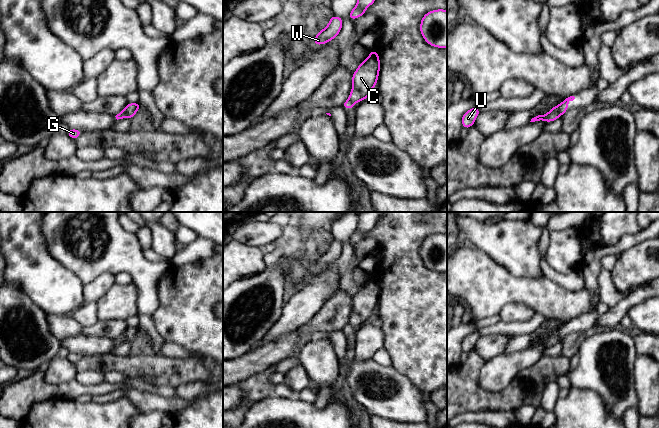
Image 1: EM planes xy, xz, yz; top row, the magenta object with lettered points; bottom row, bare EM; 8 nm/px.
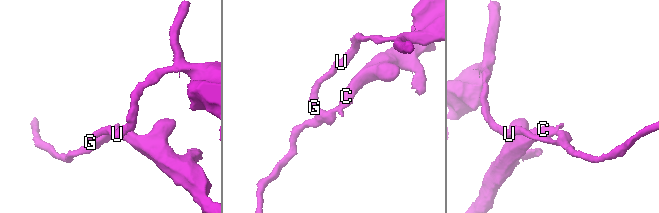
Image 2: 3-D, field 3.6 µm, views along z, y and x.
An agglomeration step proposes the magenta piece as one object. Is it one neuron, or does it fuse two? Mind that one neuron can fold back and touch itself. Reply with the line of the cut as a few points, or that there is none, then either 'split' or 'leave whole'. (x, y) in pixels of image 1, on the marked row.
cut in yz along (558, 106), (559, 116); split

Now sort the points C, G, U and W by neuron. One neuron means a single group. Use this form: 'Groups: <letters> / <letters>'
Groups: C / G U W

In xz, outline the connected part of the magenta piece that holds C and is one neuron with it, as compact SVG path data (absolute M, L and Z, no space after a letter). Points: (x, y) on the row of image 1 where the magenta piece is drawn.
M374 49L352 74L353 84L349 99L353 103L363 101L370 96L378 81L379 71L380 59L376 49Z

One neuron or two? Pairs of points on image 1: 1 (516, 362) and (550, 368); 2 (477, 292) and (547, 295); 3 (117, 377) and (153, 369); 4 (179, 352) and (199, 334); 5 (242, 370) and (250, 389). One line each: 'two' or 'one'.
1: two
2: one
3: two
4: two
5: two

